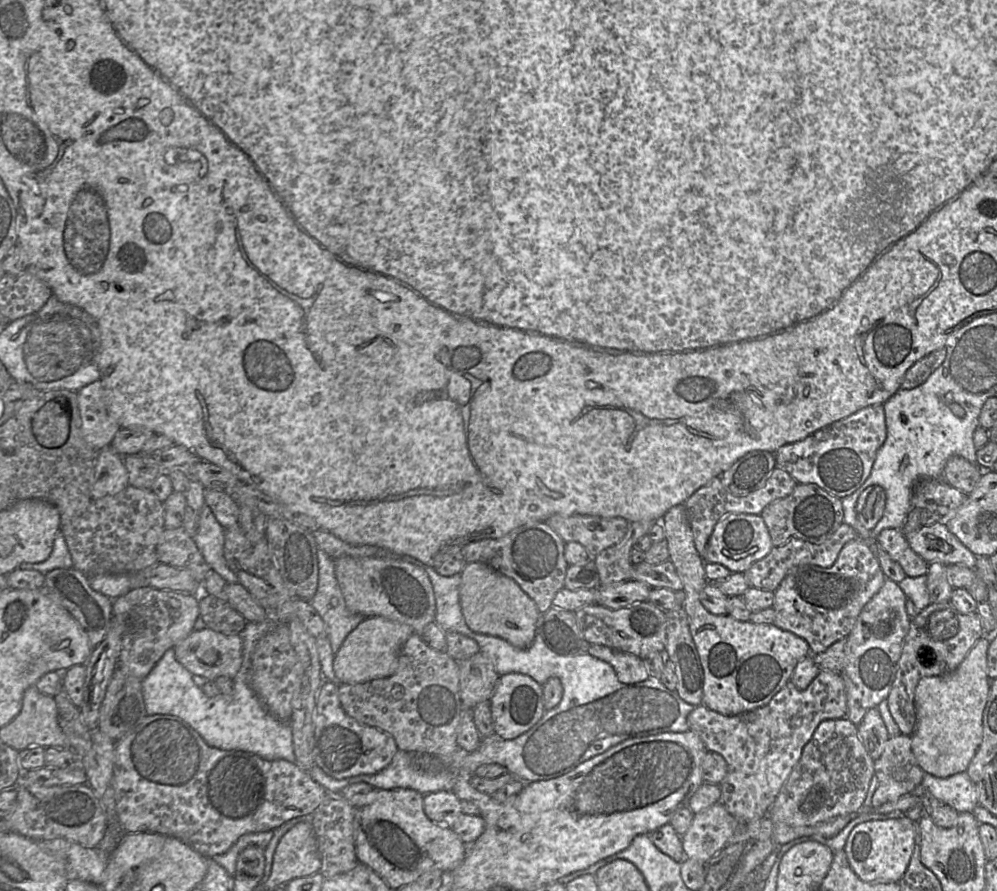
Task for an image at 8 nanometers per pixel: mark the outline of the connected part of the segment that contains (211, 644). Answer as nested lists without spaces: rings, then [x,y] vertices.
[[[210,628],[193,630],[174,647],[175,657],[192,675],[199,675],[207,680],[220,676],[233,679],[241,668],[243,640],[240,635],[225,635]]]

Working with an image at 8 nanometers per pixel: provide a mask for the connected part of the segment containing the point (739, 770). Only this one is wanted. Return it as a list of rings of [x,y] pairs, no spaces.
[[[820,670],[806,689],[799,690],[789,680],[761,707],[725,715],[701,703],[688,714],[687,722],[707,751],[717,752],[726,760],[727,774],[719,783],[720,802],[740,824],[745,824],[768,816],[768,809],[818,725],[826,719],[846,717],[846,713],[842,676],[838,672]]]

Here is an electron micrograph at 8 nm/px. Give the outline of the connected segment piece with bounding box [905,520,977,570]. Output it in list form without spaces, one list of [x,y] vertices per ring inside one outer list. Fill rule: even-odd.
[[[944,520],[905,535],[912,550],[927,563],[963,564],[975,570],[977,556],[949,531]]]

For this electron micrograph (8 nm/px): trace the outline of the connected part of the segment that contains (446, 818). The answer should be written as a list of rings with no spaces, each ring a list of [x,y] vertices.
[[[436,791],[424,795],[423,807],[427,817],[435,823],[452,826],[462,814],[461,800],[452,791]]]

